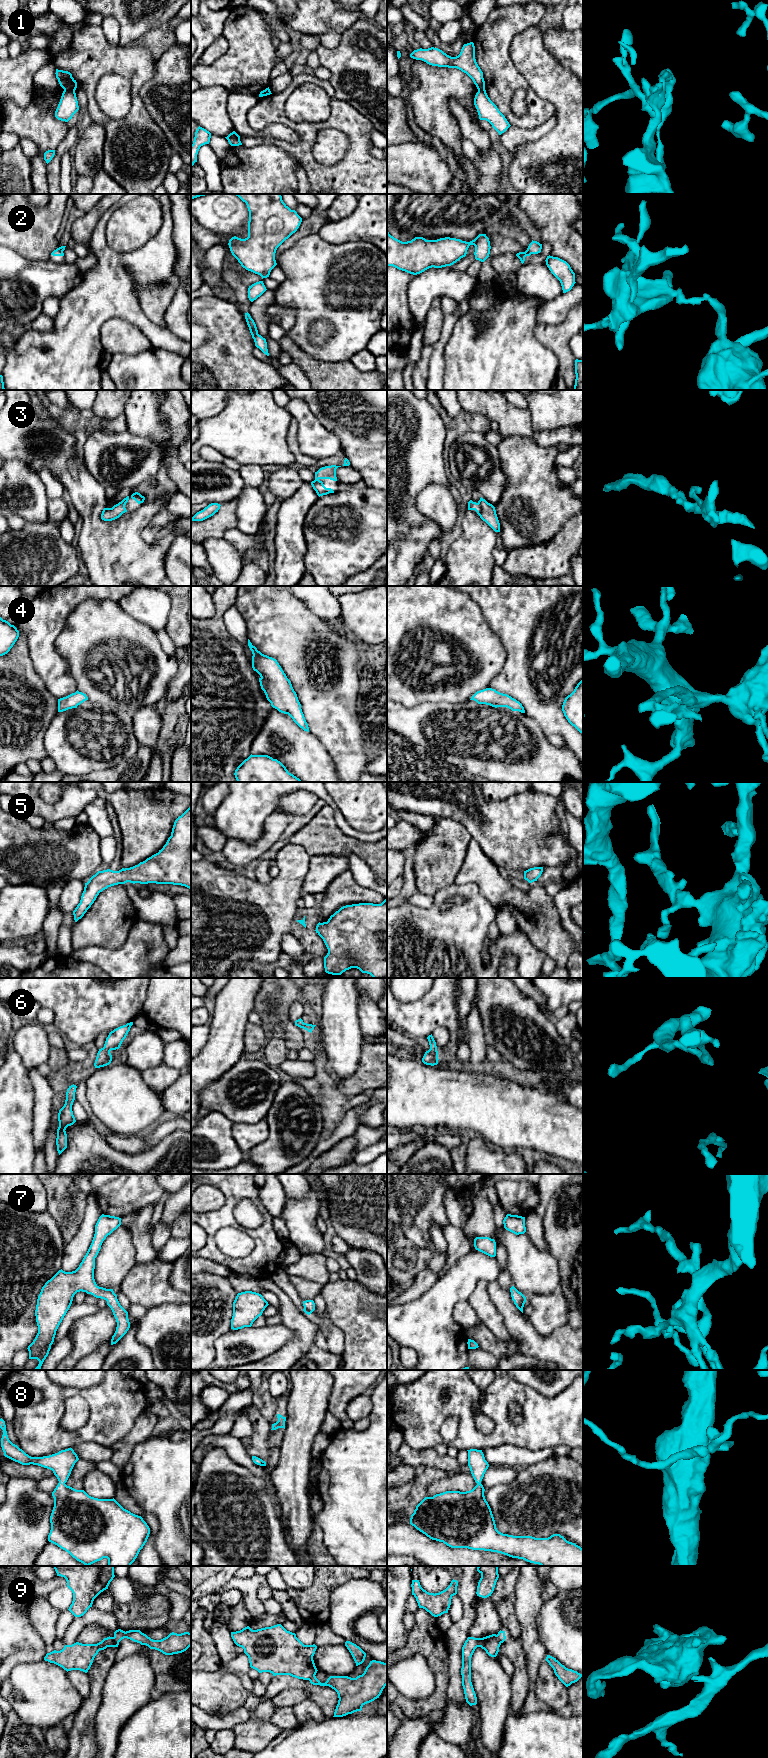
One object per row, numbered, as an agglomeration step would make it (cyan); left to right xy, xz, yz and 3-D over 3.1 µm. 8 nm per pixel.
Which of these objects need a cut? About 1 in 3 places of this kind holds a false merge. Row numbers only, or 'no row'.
1, 2, 9

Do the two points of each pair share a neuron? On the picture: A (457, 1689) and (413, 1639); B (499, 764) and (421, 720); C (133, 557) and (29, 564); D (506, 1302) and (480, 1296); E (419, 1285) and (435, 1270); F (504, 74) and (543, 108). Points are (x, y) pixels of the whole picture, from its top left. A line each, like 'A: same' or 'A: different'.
A: different
B: same
C: different
D: different
E: same
F: same

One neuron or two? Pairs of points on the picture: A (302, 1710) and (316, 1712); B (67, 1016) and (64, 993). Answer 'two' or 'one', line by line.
A: one
B: one

